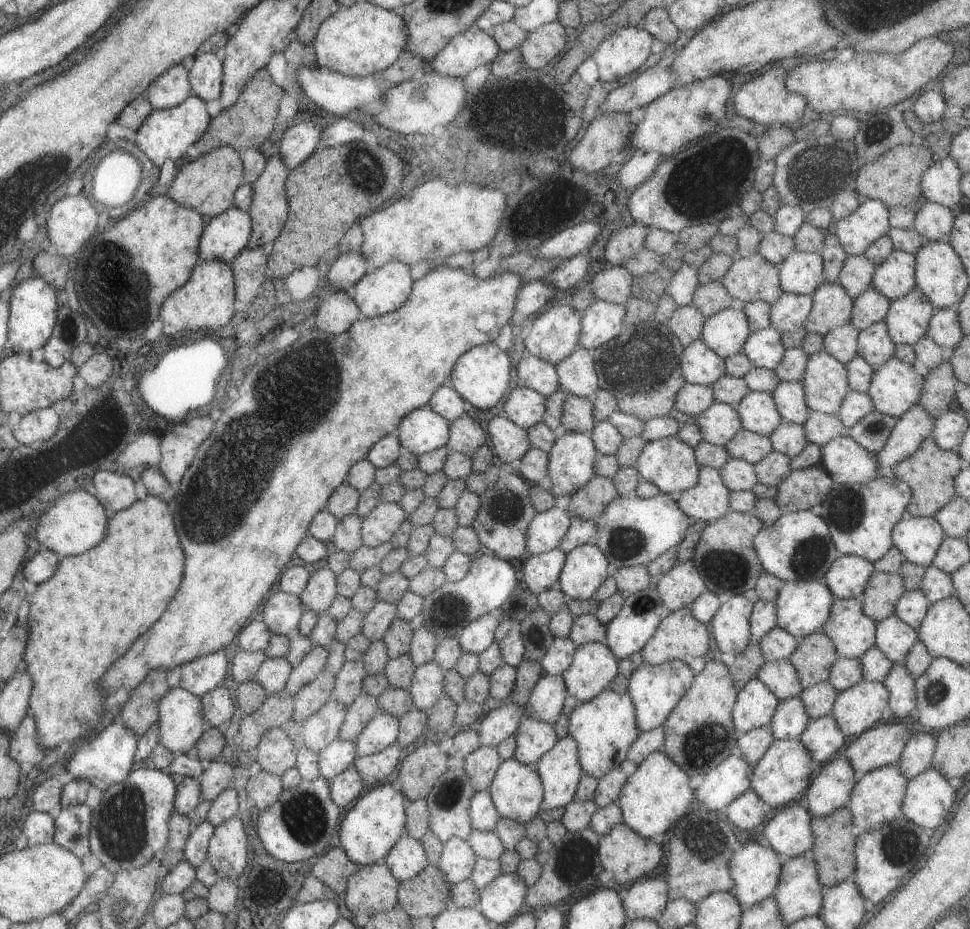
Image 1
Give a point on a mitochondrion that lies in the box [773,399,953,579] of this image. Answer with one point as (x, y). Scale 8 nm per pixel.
(846, 510)

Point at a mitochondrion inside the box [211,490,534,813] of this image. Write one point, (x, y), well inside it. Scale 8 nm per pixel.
(512, 510)

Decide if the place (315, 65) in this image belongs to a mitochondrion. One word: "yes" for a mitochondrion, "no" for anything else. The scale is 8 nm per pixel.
no

